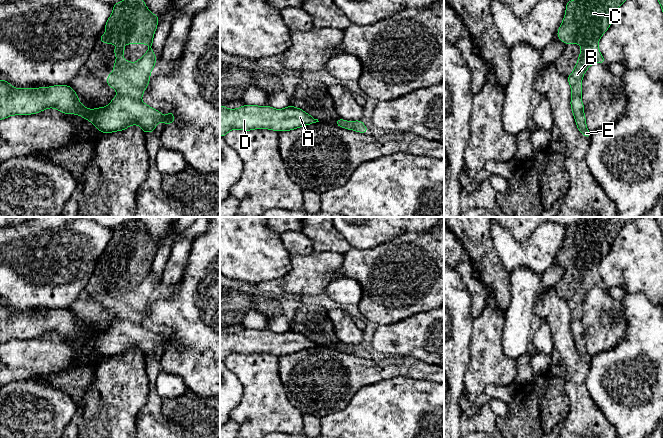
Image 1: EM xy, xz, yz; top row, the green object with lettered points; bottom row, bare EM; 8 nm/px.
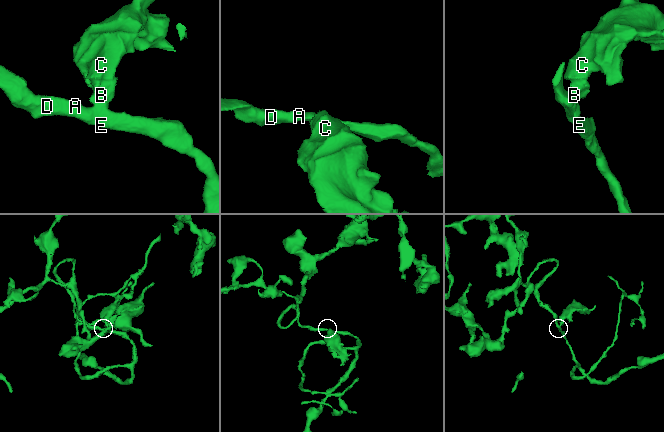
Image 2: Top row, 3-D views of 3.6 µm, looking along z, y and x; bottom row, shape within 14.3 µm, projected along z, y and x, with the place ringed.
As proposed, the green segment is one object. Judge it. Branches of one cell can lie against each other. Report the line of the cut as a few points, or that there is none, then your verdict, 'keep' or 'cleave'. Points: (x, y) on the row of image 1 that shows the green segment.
cut xy (118, 94), (124, 94), (140, 100); cleave

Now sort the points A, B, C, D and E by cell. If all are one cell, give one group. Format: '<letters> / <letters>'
A D E / B C

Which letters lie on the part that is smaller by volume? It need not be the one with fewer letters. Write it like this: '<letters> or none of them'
B, C

